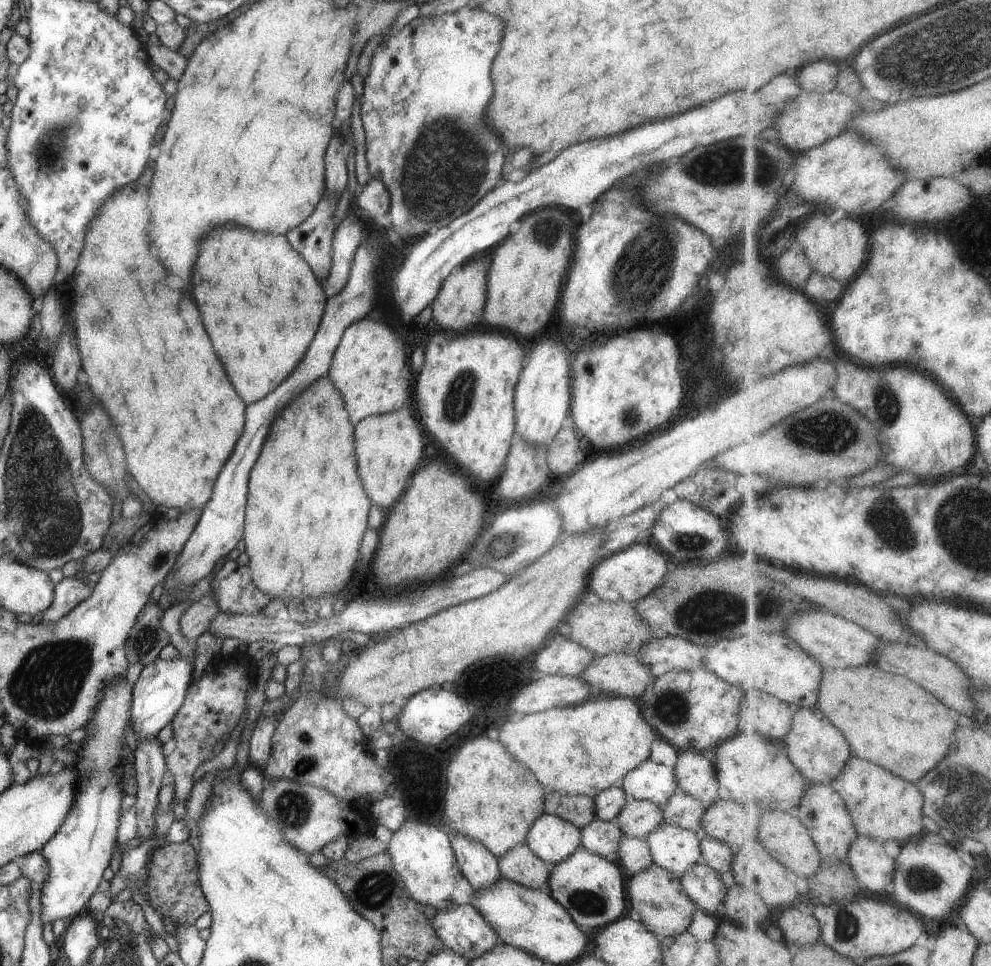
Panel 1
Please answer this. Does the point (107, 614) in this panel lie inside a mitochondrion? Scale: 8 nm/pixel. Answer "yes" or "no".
no

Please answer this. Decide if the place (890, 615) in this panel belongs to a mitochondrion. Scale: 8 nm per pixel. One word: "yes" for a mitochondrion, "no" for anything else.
no

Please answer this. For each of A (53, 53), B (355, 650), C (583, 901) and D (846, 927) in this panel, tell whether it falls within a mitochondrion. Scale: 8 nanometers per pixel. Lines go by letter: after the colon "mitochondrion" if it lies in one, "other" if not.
A: other
B: other
C: mitochondrion
D: mitochondrion

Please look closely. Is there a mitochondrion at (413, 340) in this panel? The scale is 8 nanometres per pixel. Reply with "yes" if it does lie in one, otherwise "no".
no

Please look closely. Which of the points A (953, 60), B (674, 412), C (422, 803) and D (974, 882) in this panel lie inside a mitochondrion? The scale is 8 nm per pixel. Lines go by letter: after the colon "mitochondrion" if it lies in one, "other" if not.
A: mitochondrion
B: other
C: other
D: other

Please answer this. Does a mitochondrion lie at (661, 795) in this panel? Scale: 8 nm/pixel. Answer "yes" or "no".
no

